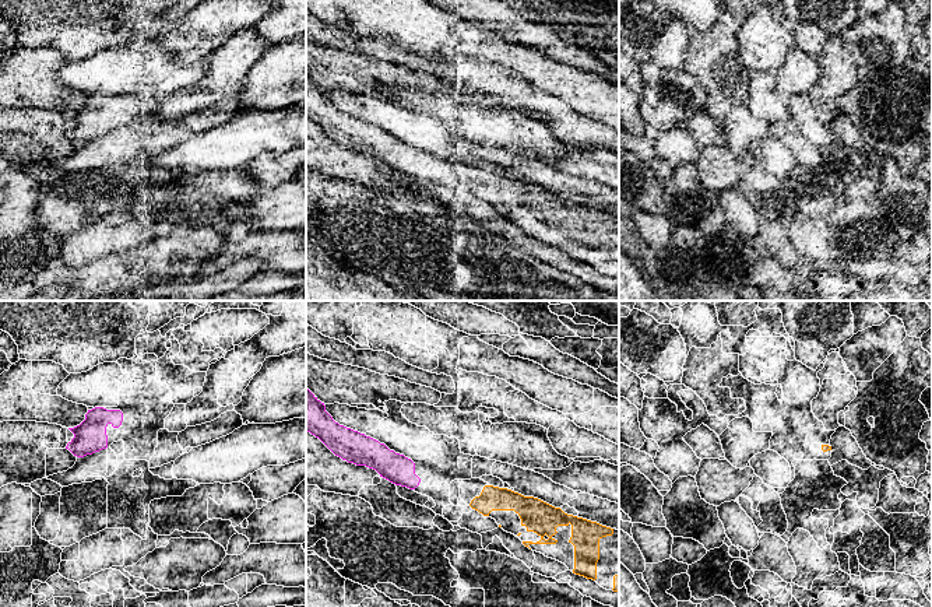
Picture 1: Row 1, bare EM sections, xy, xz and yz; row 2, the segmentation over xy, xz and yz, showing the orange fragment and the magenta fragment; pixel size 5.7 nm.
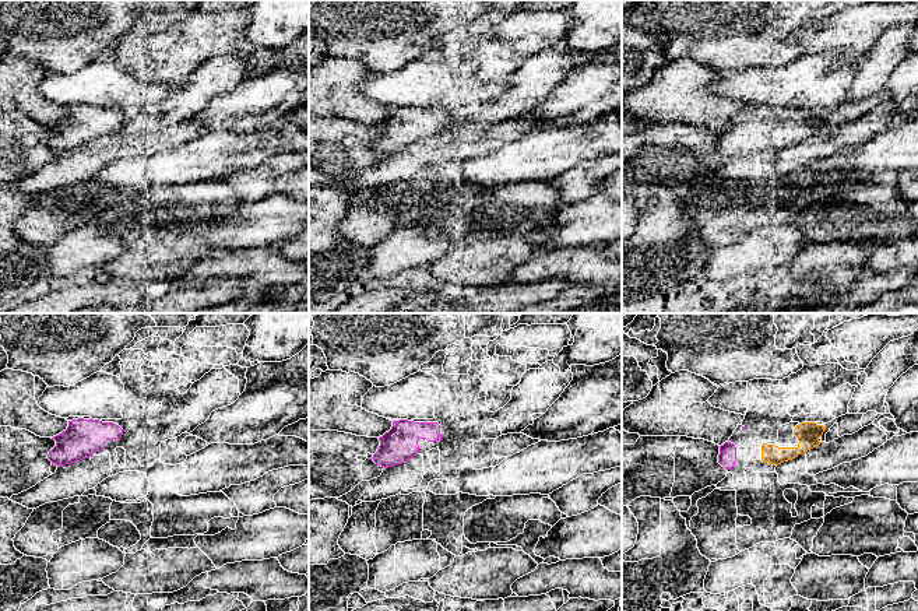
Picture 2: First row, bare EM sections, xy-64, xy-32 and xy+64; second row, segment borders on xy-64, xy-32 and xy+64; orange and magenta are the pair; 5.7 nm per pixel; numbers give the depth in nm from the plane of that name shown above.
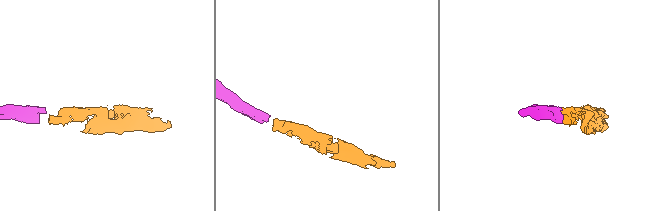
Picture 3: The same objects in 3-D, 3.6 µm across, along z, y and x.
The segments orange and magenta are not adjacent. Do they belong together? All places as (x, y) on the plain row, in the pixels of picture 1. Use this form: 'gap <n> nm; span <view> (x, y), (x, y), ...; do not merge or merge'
gap 320 nm; span xz (470, 190), (419, 168); merge

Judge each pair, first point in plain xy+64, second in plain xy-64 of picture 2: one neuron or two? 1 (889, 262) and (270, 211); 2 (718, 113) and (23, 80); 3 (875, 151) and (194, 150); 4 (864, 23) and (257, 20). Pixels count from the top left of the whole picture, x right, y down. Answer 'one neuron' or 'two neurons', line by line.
1: two neurons
2: one neuron
3: one neuron
4: two neurons

